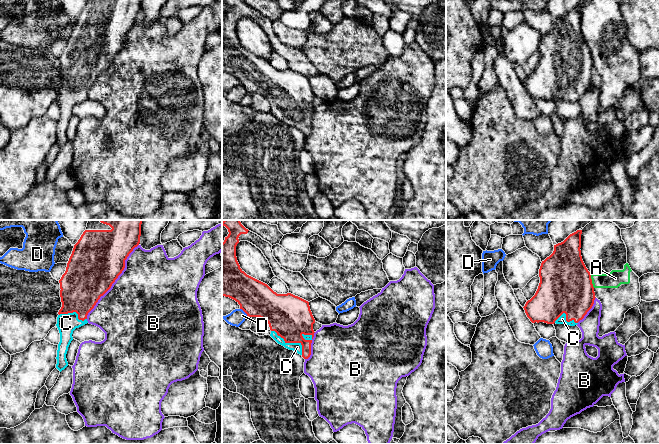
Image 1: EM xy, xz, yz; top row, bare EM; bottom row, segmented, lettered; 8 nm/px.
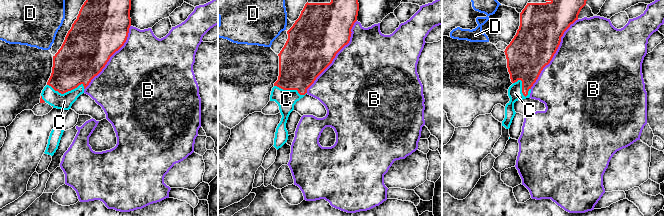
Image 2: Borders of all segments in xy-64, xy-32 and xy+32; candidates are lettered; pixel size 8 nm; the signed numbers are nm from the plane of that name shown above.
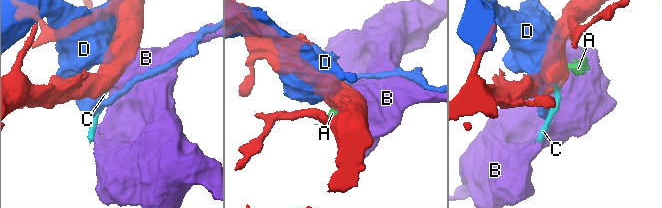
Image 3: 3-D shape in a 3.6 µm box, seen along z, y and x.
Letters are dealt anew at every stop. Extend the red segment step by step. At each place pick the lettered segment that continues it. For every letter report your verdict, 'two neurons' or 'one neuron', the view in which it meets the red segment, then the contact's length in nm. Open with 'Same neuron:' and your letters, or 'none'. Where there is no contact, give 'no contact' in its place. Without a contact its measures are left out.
Same neuron: C
A: two neurons; contact in yz; length 120 nm
B: two neurons; contact in xy; length 750 nm
C: one neuron; contact in xz; length 320 nm
D: two neurons; contact in xz; length 90 nm

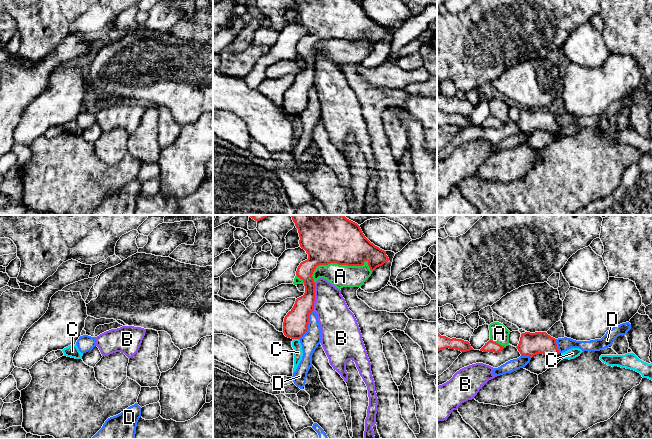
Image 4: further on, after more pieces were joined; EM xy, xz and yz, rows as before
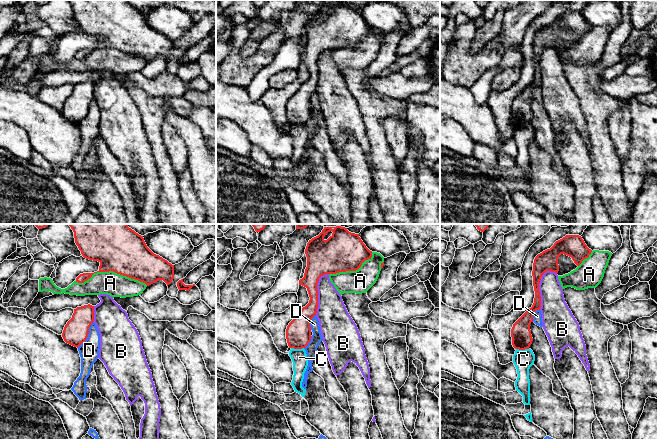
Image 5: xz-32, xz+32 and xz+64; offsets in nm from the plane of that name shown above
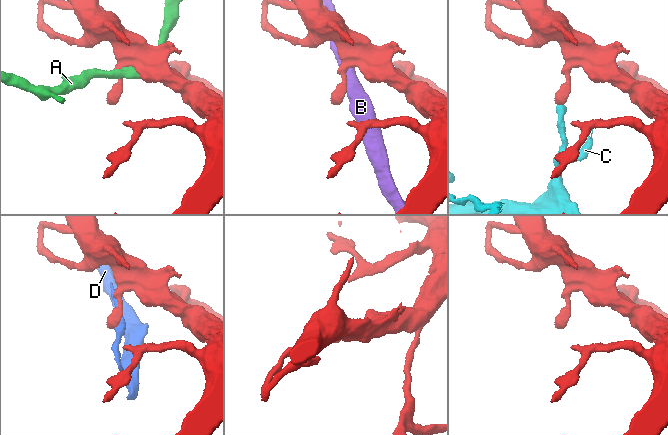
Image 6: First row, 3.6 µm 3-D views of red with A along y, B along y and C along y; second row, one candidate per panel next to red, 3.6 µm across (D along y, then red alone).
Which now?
Same neuron: none
A: two neurons; contact in xz; length 500 nm
B: two neurons; contact in xz; length 220 nm
C: two neurons; contact in xz; length 50 nm
D: two neurons; contact in xz; length 280 nm

